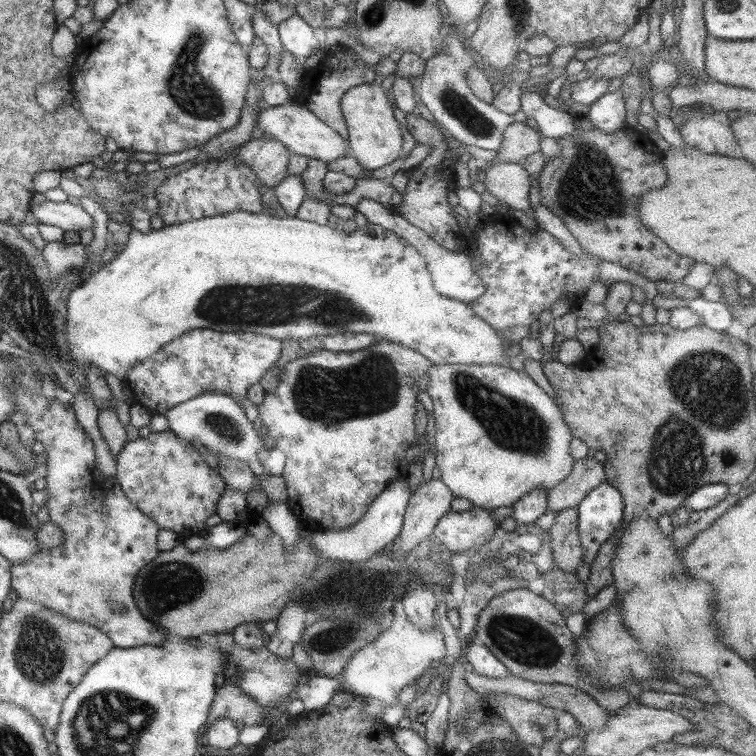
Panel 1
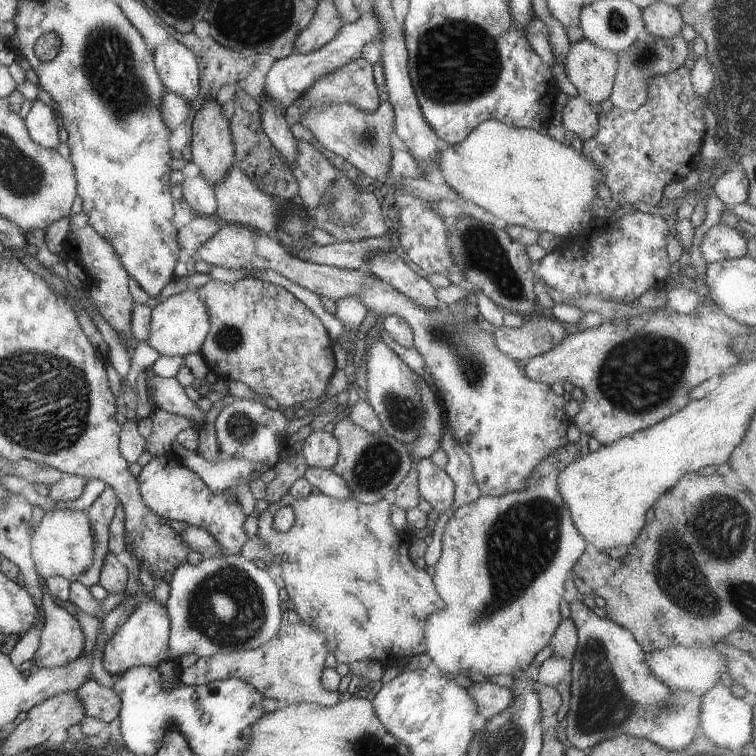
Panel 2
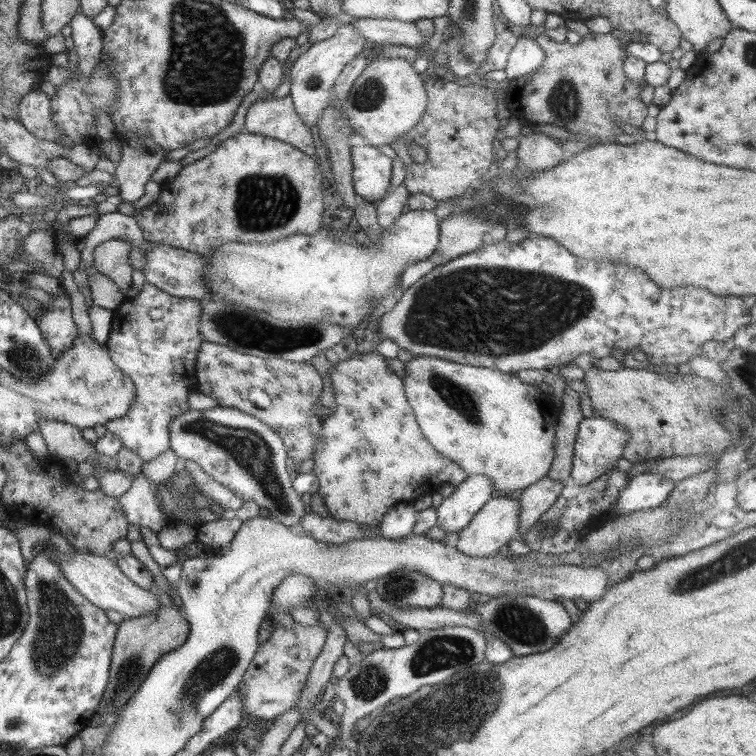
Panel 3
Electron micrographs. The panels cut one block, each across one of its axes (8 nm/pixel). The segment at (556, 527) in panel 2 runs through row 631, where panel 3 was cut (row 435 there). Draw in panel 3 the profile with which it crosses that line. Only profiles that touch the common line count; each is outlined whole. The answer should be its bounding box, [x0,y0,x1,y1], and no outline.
[403,356,560,495]

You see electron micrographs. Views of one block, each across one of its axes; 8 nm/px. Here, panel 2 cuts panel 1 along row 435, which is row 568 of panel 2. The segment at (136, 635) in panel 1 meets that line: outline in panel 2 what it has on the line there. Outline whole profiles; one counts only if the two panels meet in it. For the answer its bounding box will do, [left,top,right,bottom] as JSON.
[31,510,96,583]

